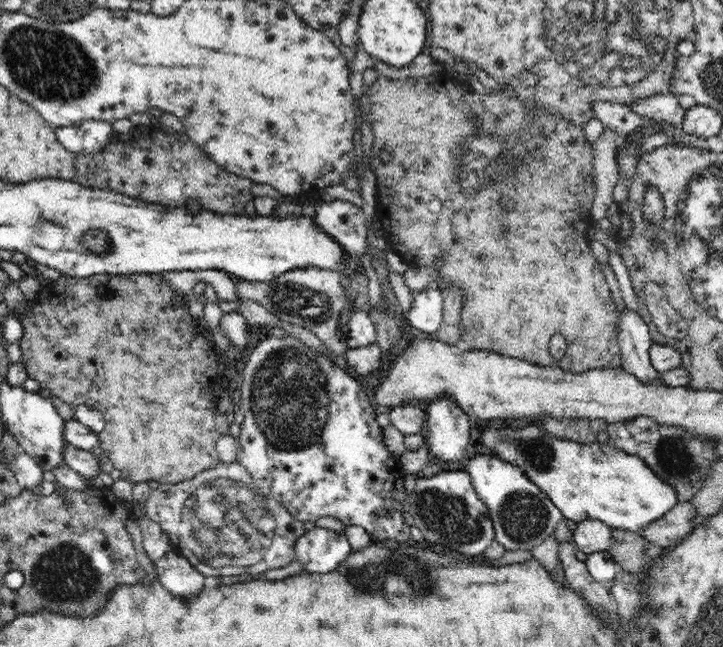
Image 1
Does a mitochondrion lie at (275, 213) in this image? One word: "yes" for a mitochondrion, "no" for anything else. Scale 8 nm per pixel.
no

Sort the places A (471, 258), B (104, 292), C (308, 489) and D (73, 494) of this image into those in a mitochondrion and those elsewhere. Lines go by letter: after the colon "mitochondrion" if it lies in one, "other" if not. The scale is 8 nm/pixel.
A: other
B: mitochondrion
C: other
D: other

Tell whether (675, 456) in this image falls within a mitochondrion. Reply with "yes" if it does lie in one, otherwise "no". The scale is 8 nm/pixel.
yes

